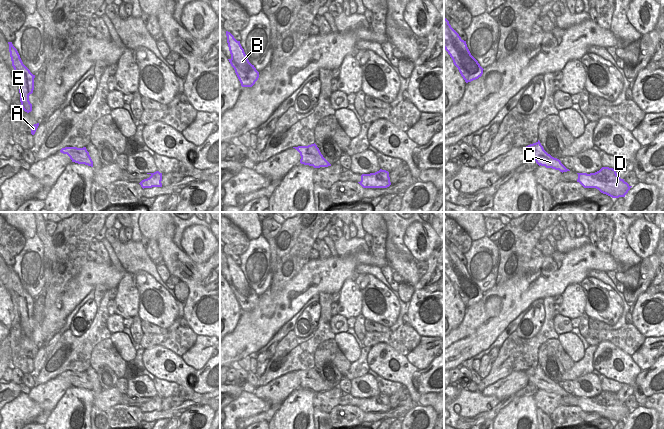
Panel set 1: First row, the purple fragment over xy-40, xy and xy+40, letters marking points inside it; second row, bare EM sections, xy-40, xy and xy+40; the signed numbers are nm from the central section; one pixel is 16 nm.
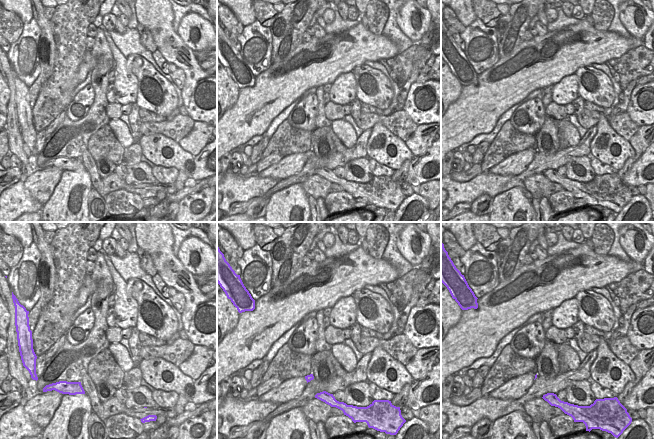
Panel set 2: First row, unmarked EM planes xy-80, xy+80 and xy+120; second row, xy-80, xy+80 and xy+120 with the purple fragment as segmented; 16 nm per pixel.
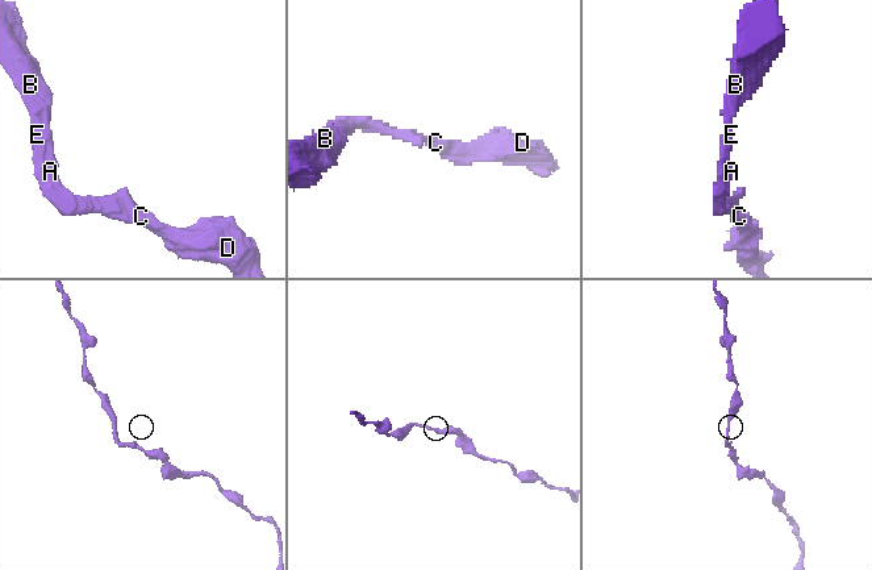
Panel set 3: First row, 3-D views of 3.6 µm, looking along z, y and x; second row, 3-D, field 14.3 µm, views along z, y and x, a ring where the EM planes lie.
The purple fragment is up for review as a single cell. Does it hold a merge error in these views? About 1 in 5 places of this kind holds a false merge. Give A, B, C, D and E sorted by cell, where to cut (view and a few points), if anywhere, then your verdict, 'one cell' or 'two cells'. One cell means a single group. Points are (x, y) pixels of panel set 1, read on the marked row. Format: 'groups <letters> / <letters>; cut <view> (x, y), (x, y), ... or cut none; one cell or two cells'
groups A B C D E; cut none; one cell

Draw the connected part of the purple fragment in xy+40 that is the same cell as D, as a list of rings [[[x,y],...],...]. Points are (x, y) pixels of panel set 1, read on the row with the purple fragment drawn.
[[[602,167],[595,173],[577,174],[577,182],[584,188],[596,188],[612,198],[625,197],[632,187],[617,175],[616,169],[609,167]]]

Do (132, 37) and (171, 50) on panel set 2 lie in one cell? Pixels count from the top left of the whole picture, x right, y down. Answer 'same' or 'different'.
different

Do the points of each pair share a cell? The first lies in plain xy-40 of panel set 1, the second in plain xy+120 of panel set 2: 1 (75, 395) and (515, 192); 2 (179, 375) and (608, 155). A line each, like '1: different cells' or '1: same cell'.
1: same cell
2: same cell

